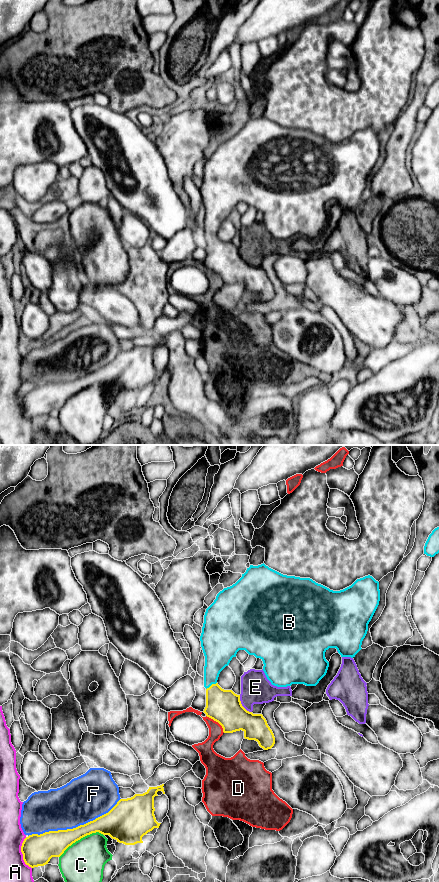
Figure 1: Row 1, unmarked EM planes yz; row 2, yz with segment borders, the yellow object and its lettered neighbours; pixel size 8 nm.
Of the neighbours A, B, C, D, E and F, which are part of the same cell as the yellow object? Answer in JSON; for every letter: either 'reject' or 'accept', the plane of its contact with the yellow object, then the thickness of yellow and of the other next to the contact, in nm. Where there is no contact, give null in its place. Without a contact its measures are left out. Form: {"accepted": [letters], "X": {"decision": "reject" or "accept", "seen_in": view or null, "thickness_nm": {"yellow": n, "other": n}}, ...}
{"accepted": ["B"], "A": {"decision": "reject", "seen_in": "yz", "thickness_nm": {"yellow": 240, "other": 200}}, "B": {"decision": "accept", "seen_in": "yz", "thickness_nm": {"yellow": 280, "other": 220}}, "C": {"decision": "reject", "seen_in": "yz", "thickness_nm": {"yellow": 220, "other": 320}}, "D": {"decision": "reject", "seen_in": "yz", "thickness_nm": {"yellow": 280, "other": 130}}, "E": {"decision": "reject", "seen_in": "yz", "thickness_nm": {"yellow": 280, "other": 240}}, "F": {"decision": "reject", "seen_in": "yz", "thickness_nm": {"yellow": 220, "other": 360}}}

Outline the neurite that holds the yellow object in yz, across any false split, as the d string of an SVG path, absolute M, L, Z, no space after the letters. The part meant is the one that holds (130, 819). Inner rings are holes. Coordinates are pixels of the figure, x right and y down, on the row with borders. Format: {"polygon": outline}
{"polygon": "M164 784L157 787L149 787L143 794L135 794L131 798L120 799L108 813L76 828L49 831L40 835L29 835L24 839L21 846L25 864L31 868L44 866L48 864L52 857L60 857L64 851L76 841L96 832L109 835L112 839L125 845L143 843L142 837L154 828L159 828L161 824L156 821L154 815L154 797L158 796L158 791L162 791L163 794L165 794L163 786Z"}

